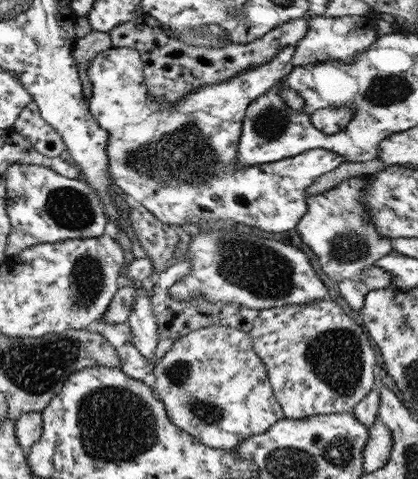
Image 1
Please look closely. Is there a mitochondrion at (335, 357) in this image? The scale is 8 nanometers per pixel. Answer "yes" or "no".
yes

